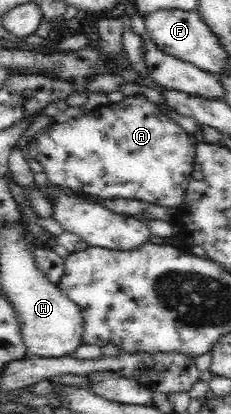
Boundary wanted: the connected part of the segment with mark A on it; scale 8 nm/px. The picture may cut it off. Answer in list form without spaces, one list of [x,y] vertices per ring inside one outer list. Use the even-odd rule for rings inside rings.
[[[136,94],[129,97],[125,96],[124,99],[119,102],[109,102],[106,105],[100,105],[90,113],[81,116],[78,119],[69,119],[68,122],[57,123],[56,125],[53,125],[53,128],[50,131],[39,131],[36,134],[35,139],[29,144],[29,154],[27,157],[36,167],[42,169],[45,174],[47,174],[51,185],[57,185],[63,187],[63,189],[73,189],[84,193],[85,195],[89,194],[101,199],[117,198],[137,200],[139,202],[147,202],[151,205],[163,206],[177,210],[183,205],[189,181],[192,180],[198,143],[199,142],[195,136],[189,134],[185,129],[169,119],[169,117],[161,112],[161,109],[159,109],[155,103],[151,103],[151,101],[145,99],[141,94]]]

